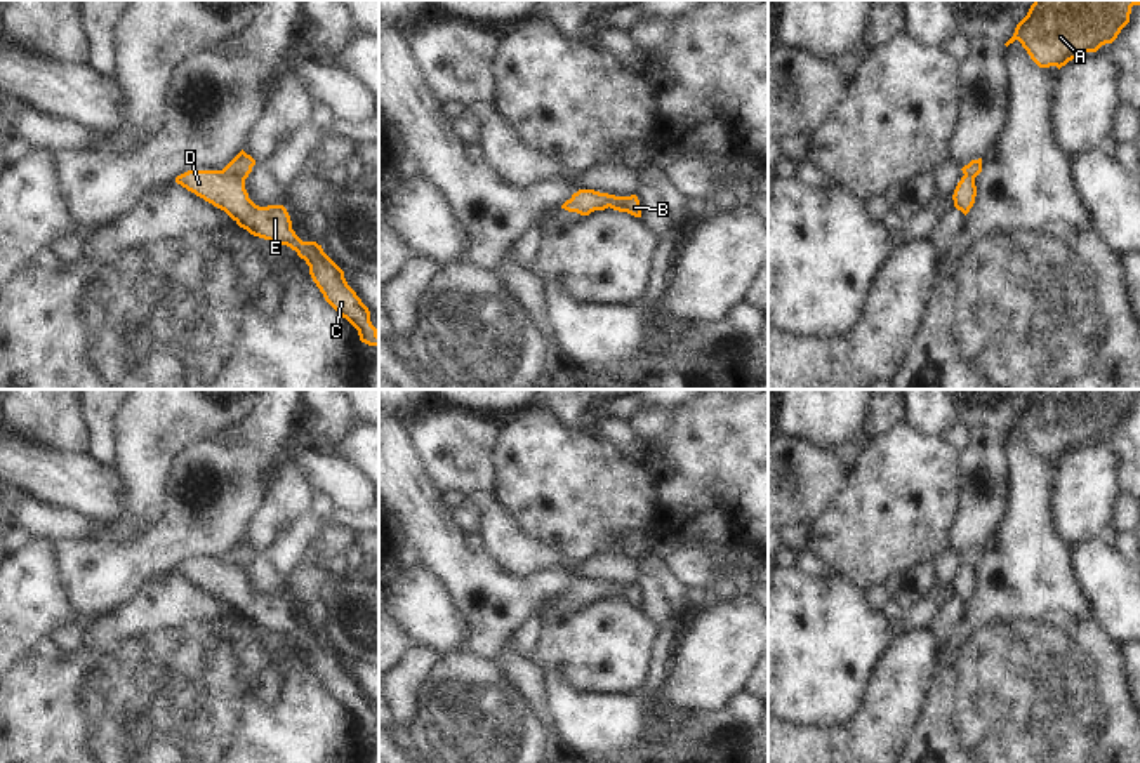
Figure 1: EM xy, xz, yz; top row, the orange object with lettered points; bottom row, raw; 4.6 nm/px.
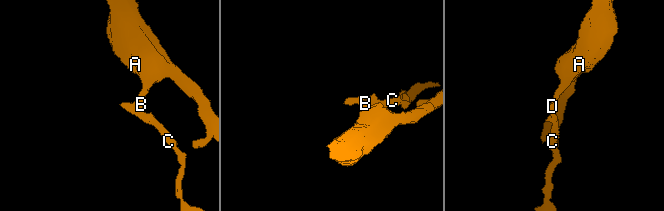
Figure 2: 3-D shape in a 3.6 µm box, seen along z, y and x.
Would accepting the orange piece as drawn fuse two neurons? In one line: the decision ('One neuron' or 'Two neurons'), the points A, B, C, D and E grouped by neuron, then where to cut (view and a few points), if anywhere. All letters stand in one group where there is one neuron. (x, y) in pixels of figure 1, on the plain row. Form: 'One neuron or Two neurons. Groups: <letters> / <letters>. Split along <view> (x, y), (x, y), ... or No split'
Two neurons. Groups: A B / C D E. Split along xy (221, 560), (237, 565), (244, 572).

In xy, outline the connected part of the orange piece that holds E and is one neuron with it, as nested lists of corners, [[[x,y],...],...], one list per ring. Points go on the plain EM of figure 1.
[[[188,560],[177,565],[176,572],[224,600],[250,624],[295,640],[309,655],[309,664],[325,690],[358,720],[361,732],[379,737],[379,723],[370,711],[370,700],[348,674],[344,660],[323,641],[321,634],[302,631],[295,624],[283,594],[255,594],[249,587],[245,572],[222,560]]]

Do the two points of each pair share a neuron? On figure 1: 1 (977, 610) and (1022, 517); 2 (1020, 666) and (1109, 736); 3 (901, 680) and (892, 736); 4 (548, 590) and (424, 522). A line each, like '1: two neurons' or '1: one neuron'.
1: one neuron
2: one neuron
3: one neuron
4: one neuron

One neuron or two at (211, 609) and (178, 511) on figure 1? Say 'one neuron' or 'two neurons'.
two neurons

